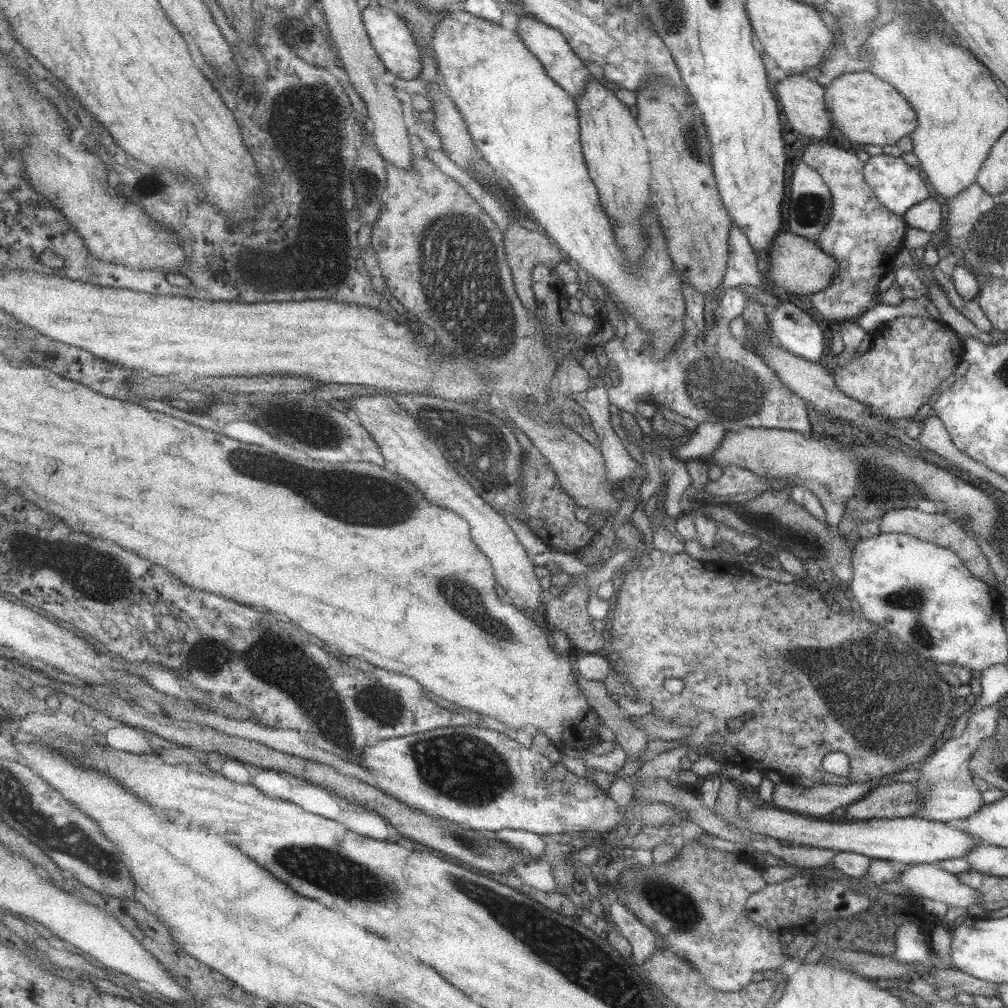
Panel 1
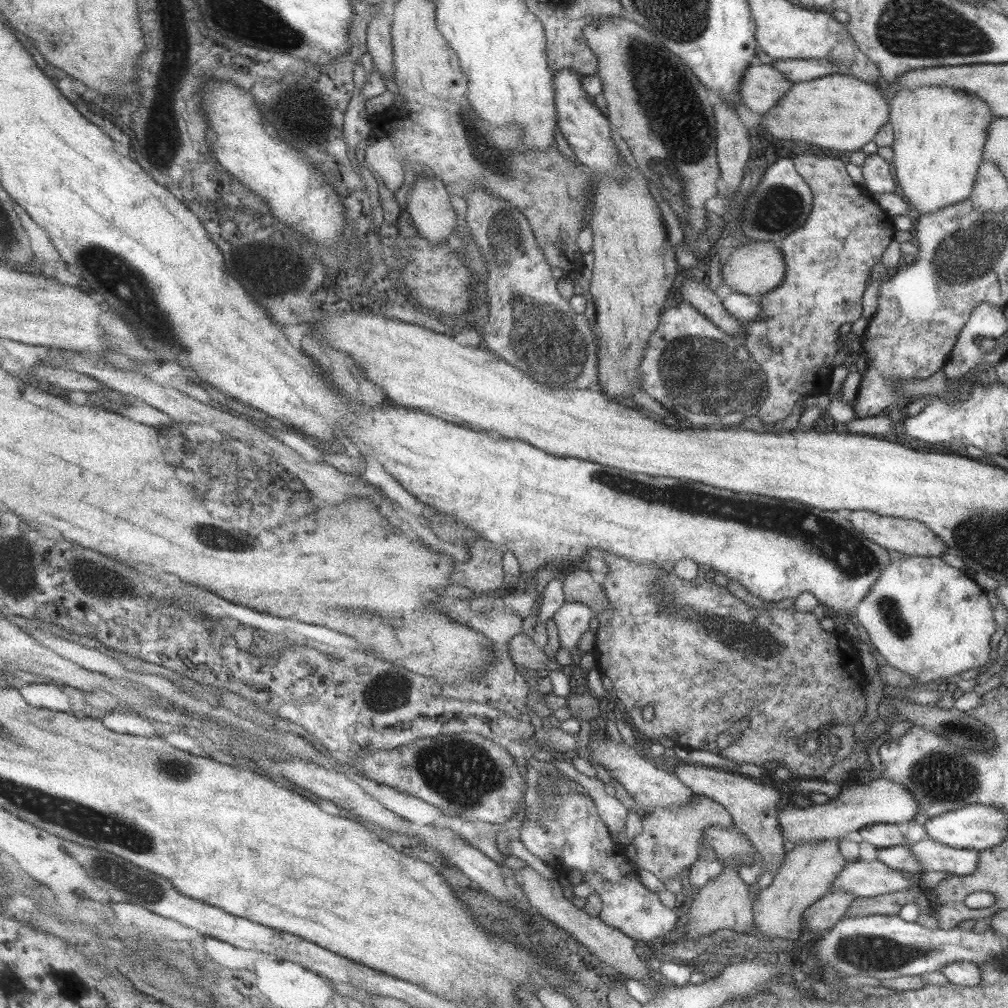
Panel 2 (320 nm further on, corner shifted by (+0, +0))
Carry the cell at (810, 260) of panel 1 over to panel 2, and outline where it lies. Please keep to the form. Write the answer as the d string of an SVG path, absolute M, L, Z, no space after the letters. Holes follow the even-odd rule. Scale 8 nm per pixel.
M749 241L745 246L736 246L727 260L722 261L720 275L724 284L727 284L732 291L760 296L781 282L784 270L779 248L769 242Z

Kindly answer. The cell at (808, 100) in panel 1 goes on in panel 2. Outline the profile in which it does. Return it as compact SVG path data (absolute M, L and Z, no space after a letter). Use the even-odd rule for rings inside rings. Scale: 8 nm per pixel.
M757 61L745 68L741 78L742 79L738 82L738 84L740 84L738 86L738 91L736 92L738 102L758 115L767 114L769 109L777 104L777 99L781 98L793 84L793 82L787 80L785 76L773 70L771 65L762 64Z

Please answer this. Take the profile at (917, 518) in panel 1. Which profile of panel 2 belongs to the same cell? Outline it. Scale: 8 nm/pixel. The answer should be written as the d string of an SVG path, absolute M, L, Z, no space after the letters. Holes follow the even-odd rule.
M851 511L846 519L859 534L865 534L867 540L871 540L871 542L875 542L875 544L879 544L879 546L883 546L887 550L897 550L897 552L913 556L931 557L941 557L942 553L947 551L943 541L917 520L879 516L869 511Z

